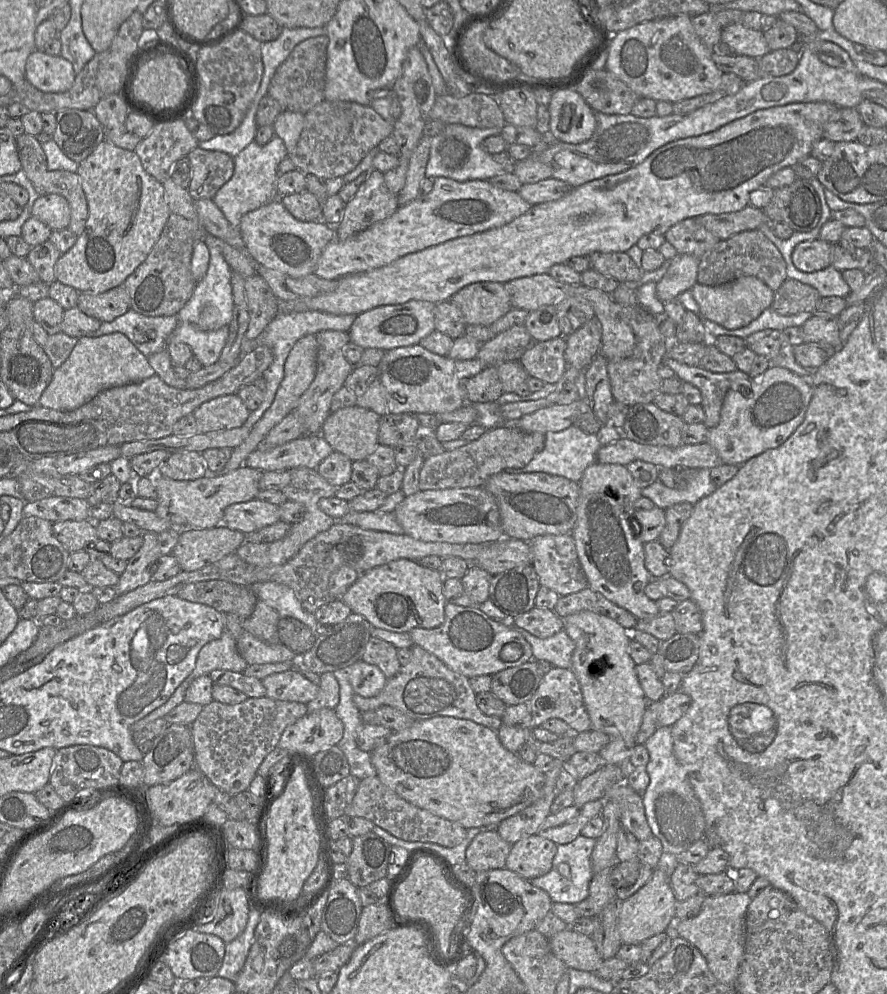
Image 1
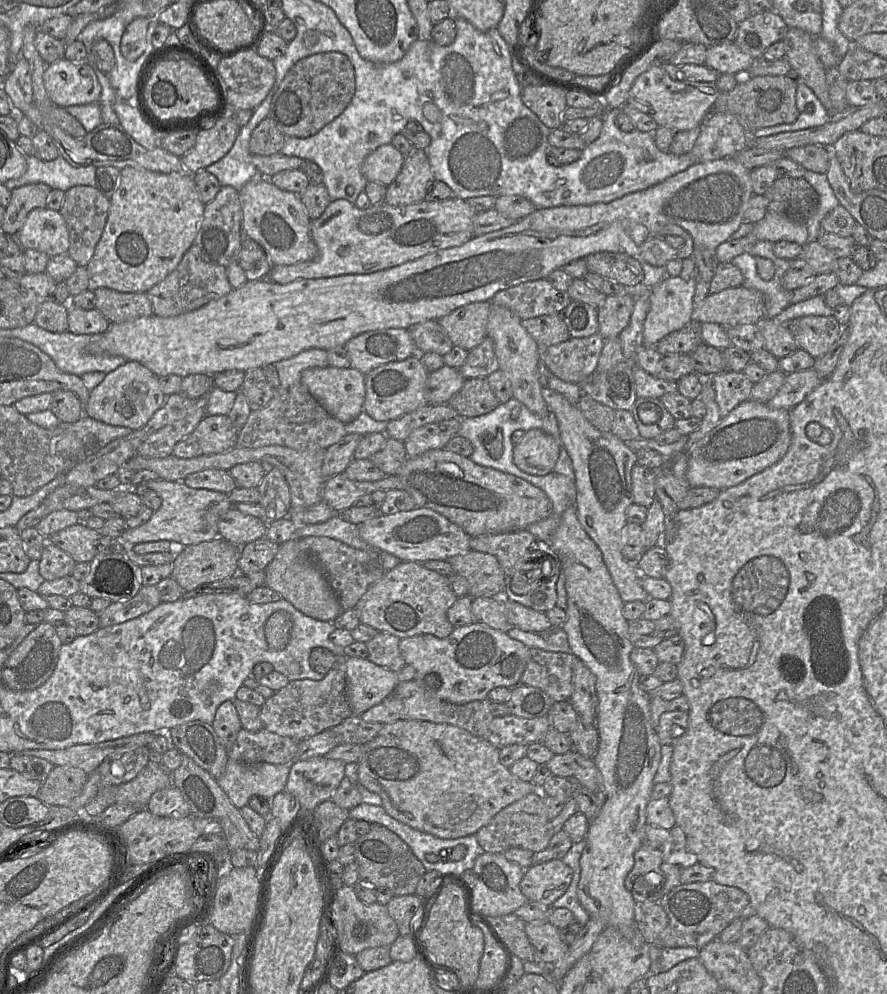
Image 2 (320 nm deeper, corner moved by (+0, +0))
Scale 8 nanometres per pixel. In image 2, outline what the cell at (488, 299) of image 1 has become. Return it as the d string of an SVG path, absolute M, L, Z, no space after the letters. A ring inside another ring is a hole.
M490 301L473 302L438 319L452 344L471 351L487 337Z

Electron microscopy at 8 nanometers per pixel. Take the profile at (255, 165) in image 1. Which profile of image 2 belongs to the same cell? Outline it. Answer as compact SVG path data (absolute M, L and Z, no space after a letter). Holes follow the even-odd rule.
M336 122L328 128L324 126L319 132L307 138L286 137L279 153L317 164L322 171L323 185L330 199L345 199L354 204L358 194L364 192L368 182L361 173L361 165L378 147L374 147L368 137L361 137L357 127L349 127L349 131L344 130L345 134L340 137L339 126Z

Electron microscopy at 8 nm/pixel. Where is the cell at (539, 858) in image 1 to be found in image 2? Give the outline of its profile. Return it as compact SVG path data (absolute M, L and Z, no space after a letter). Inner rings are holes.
M554 858L525 869L520 890L529 902L552 908L553 903L569 888L572 877L572 869L562 859Z

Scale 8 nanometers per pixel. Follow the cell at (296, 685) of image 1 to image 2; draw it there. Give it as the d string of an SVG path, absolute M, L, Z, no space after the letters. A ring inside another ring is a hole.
M337 655L336 662L321 680L289 681L285 687L265 699L260 708L264 728L280 736L302 741L337 726L351 716L353 713L345 688L345 658L345 655Z

